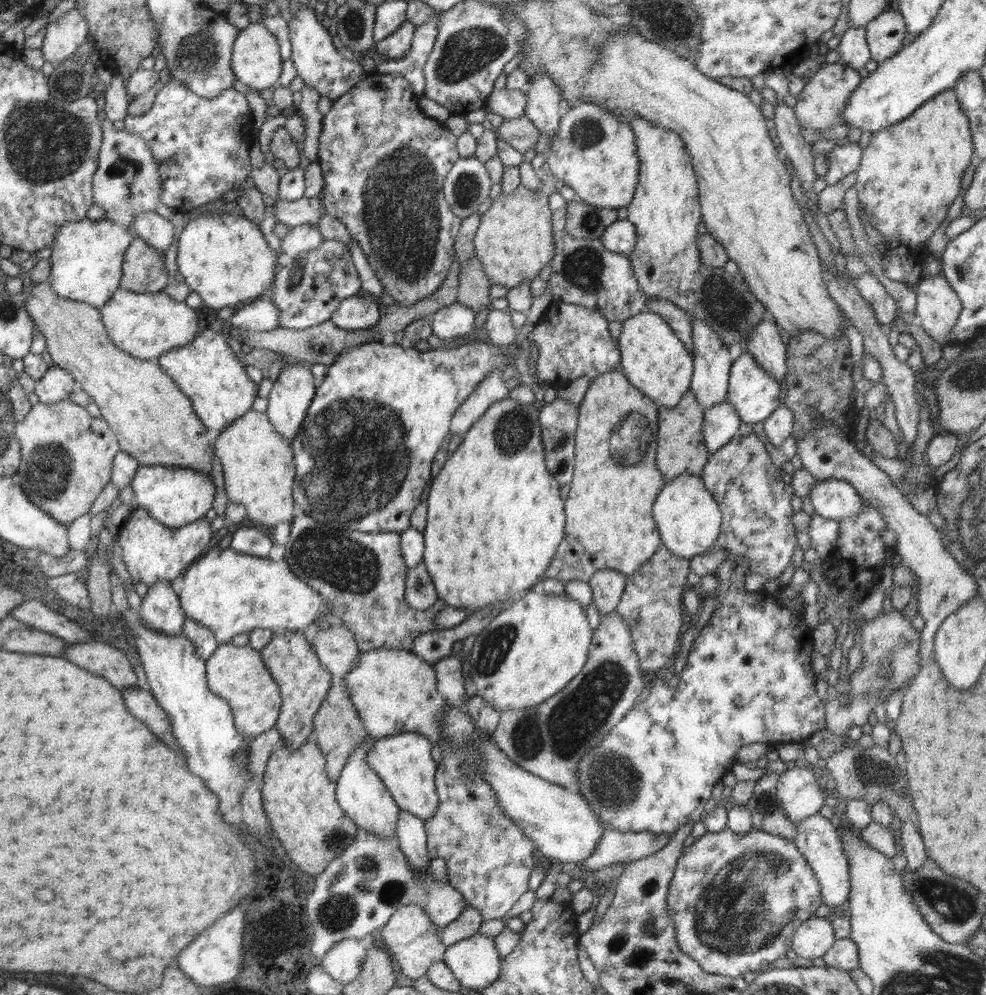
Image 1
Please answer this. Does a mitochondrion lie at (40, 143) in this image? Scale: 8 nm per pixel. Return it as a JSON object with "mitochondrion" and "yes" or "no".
{"mitochondrion":"yes"}

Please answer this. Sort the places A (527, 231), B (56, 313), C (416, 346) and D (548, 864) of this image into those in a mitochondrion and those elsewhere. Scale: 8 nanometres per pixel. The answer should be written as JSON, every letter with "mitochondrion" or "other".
{"A":"other","B":"other","C":"other","D":"other"}

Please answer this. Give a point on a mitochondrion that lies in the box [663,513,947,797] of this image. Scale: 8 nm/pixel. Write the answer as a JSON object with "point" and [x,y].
{"point":[887,669]}

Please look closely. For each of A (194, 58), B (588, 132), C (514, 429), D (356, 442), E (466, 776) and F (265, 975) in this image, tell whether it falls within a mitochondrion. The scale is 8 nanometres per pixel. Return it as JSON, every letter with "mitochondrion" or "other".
{"A":"mitochondrion","B":"mitochondrion","C":"mitochondrion","D":"mitochondrion","E":"mitochondrion","F":"other"}

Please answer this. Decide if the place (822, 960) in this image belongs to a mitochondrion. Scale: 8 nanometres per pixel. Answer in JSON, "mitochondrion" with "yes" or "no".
{"mitochondrion":"no"}

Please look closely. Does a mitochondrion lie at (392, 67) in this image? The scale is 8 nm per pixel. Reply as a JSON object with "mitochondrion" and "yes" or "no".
{"mitochondrion":"no"}

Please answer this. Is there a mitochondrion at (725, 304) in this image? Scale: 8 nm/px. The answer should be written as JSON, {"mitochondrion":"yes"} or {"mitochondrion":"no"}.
{"mitochondrion":"yes"}

